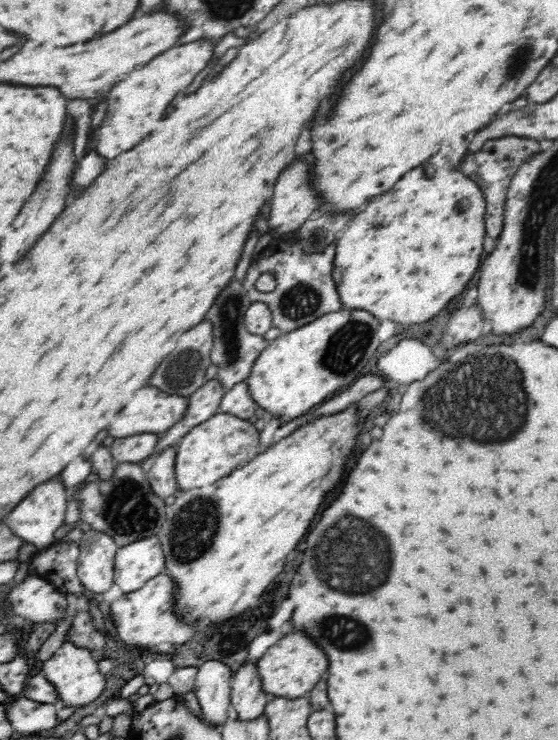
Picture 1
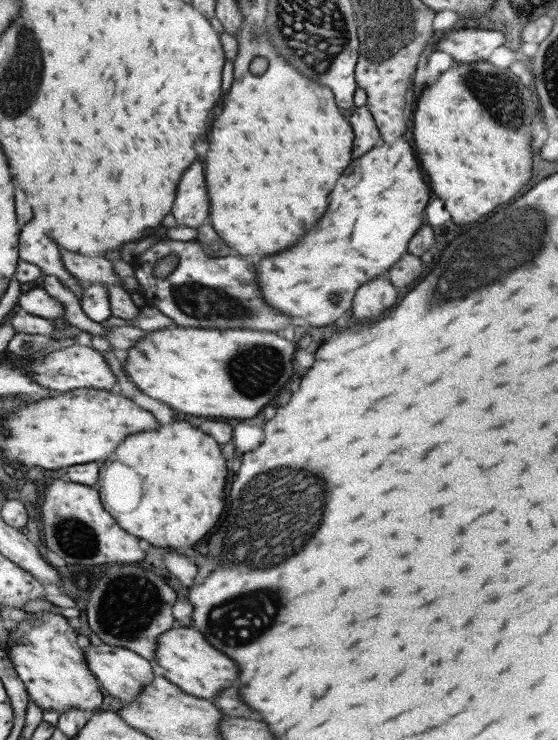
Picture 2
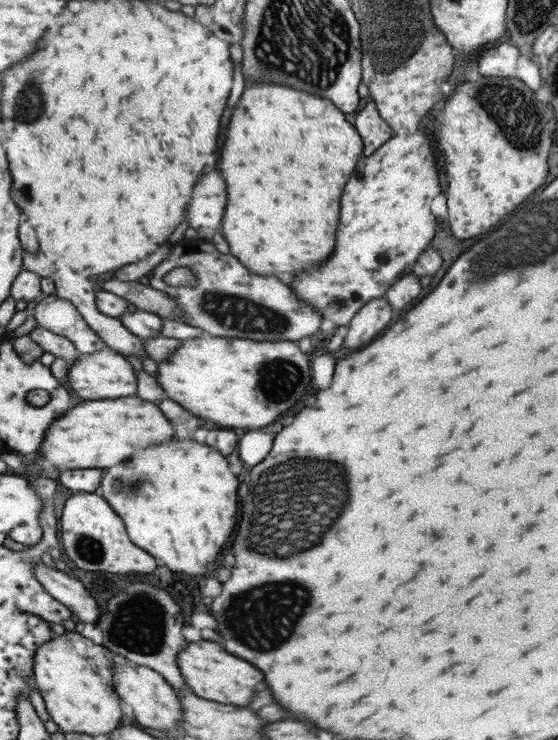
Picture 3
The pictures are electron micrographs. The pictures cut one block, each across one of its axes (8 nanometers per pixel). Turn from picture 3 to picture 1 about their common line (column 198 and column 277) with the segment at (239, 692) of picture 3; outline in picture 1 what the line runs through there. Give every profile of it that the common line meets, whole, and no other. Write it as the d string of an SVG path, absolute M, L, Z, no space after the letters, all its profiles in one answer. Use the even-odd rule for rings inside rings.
M302 632L284 636L258 660L258 675L262 679L262 689L271 697L300 698L314 688L316 682L326 674L328 660L326 654Z

